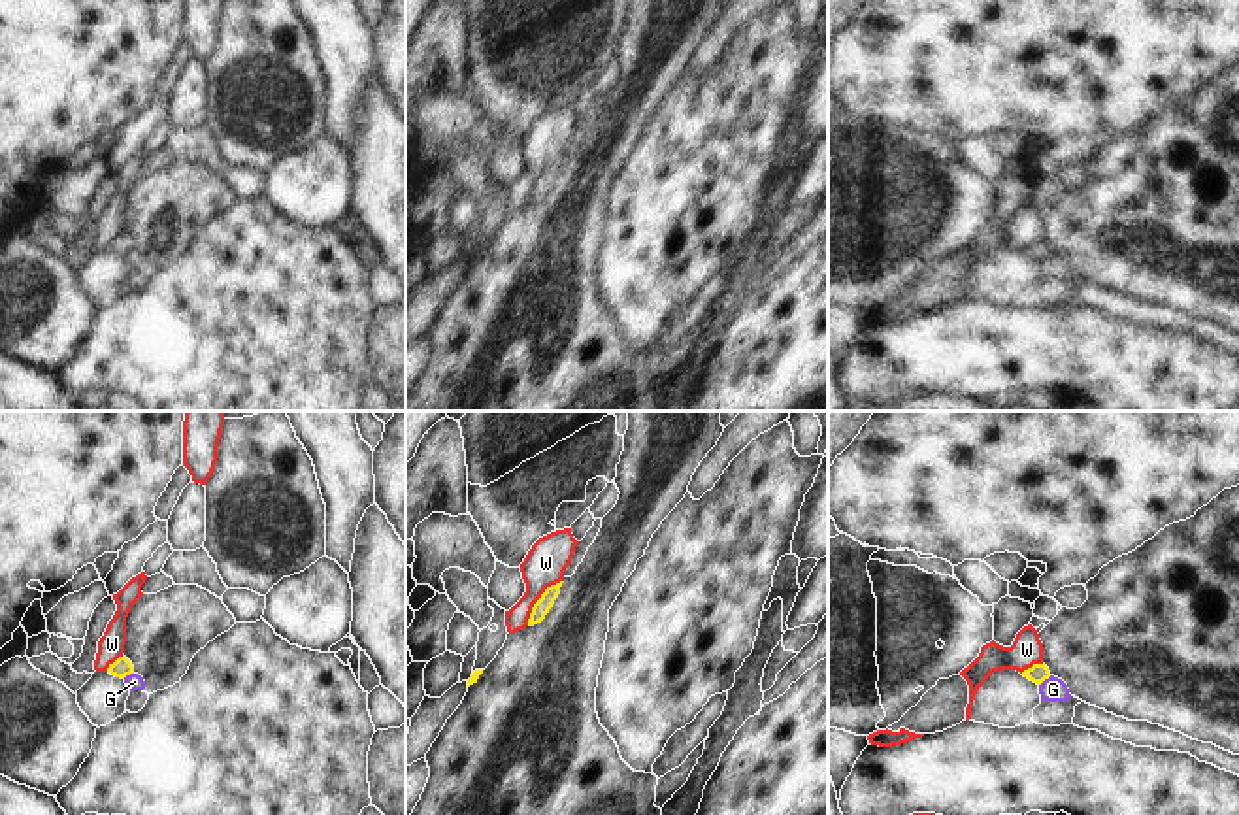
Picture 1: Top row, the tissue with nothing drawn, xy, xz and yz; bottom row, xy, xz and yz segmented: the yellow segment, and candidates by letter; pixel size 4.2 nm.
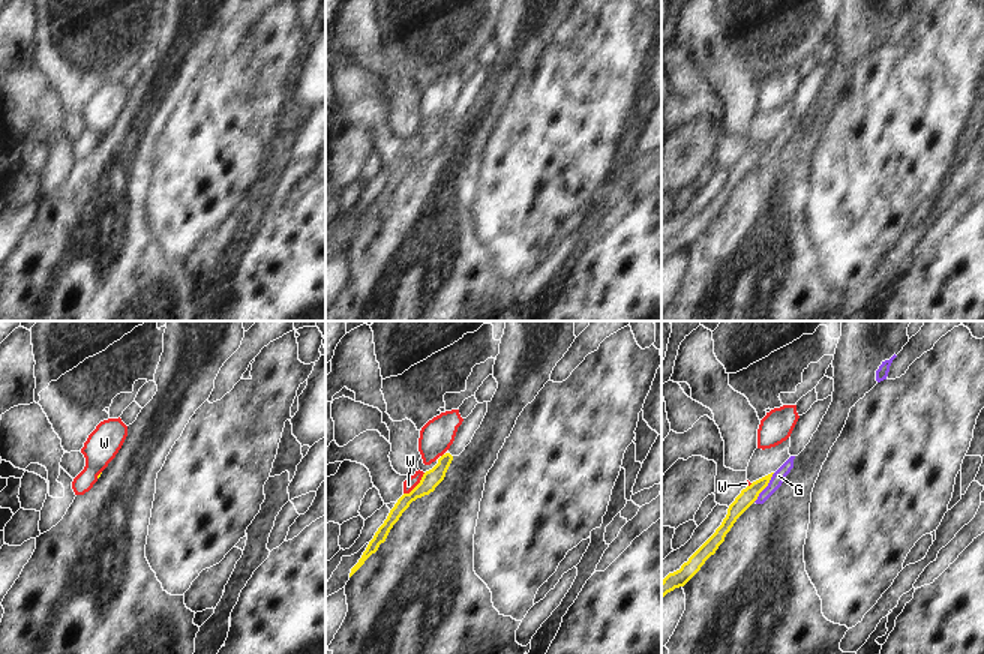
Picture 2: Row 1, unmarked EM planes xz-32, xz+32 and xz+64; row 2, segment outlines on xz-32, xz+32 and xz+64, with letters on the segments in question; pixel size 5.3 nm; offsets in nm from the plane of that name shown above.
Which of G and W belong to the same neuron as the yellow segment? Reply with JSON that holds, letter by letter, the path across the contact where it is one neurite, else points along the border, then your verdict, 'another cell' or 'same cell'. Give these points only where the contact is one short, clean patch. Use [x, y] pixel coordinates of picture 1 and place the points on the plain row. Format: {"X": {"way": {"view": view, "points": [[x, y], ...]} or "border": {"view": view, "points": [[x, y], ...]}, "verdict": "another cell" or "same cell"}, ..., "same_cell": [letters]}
{"G": {"verdict": "another cell"}, "W": {"border": {"view": "xz", "points": [[562, 157], [545, 166], [534, 182], [527, 202]]}, "verdict": "another cell"}, "same_cell": []}

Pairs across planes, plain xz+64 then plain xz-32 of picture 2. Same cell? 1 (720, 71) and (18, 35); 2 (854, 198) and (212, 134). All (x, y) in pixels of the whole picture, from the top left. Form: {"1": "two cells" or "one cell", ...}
{"1": "one cell", "2": "one cell"}

